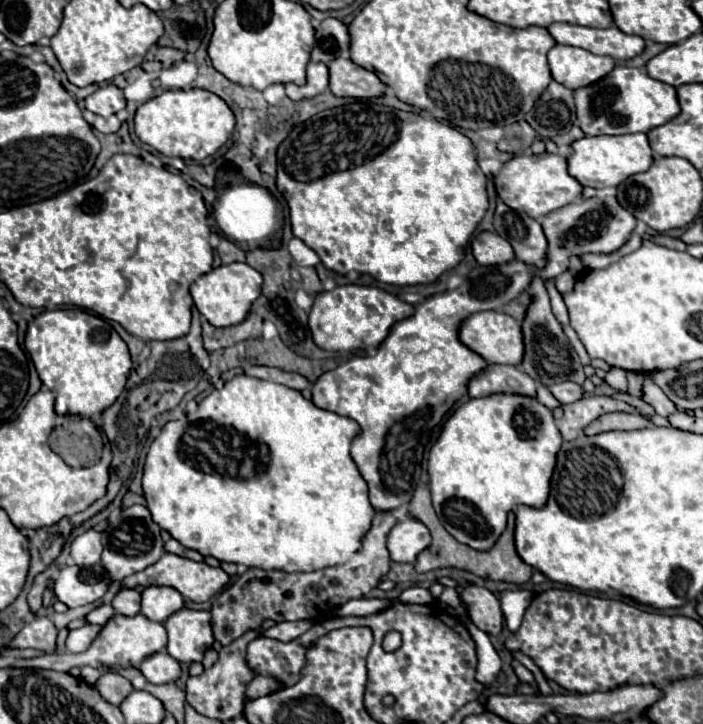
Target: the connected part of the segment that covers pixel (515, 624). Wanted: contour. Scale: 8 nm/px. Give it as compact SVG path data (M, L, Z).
M508 590L502 592L500 604L502 604L502 612L506 618L506 626L510 628L510 632L516 632L522 624L522 618L526 614L526 608L530 606L534 594L530 590Z

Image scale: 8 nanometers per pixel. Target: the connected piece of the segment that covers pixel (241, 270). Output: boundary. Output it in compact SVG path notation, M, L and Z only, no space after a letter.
M232 262L226 266L218 266L208 274L202 274L190 286L190 294L194 298L198 312L212 326L234 326L246 318L252 302L260 296L260 288L262 288L262 276L252 266L244 262Z

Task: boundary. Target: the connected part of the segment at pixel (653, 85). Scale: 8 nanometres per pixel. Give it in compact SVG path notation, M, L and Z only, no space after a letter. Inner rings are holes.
M614 66L614 70L598 82L586 88L578 88L574 92L574 98L578 124L586 136L648 132L656 126L670 122L680 112L676 88L650 78L644 68Z

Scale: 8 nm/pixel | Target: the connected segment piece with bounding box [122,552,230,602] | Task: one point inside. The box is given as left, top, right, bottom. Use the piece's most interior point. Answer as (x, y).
(197, 581)

